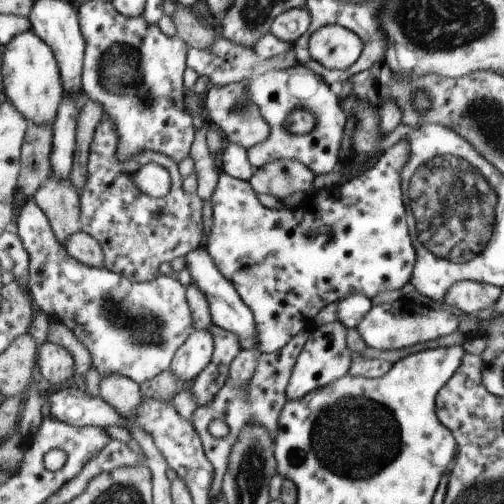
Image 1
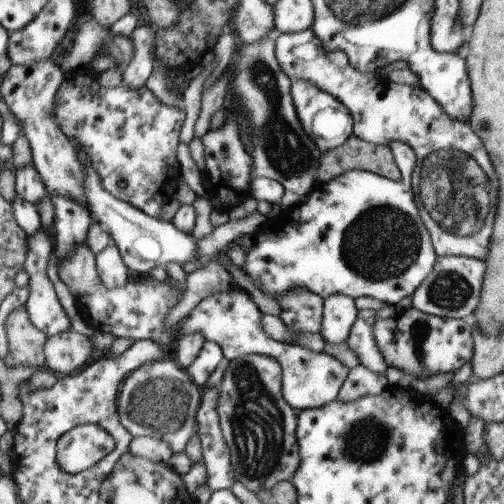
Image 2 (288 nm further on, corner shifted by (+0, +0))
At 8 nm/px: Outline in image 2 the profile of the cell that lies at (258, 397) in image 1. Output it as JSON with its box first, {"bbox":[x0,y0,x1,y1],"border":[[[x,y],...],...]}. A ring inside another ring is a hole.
{"bbox":[279,290,323,344],"border":[[[293,290],[279,300],[279,318],[285,328],[293,332],[293,338],[283,344],[293,344],[297,336],[307,336],[307,332],[315,334],[321,328],[323,316],[323,298],[309,290]]]}

